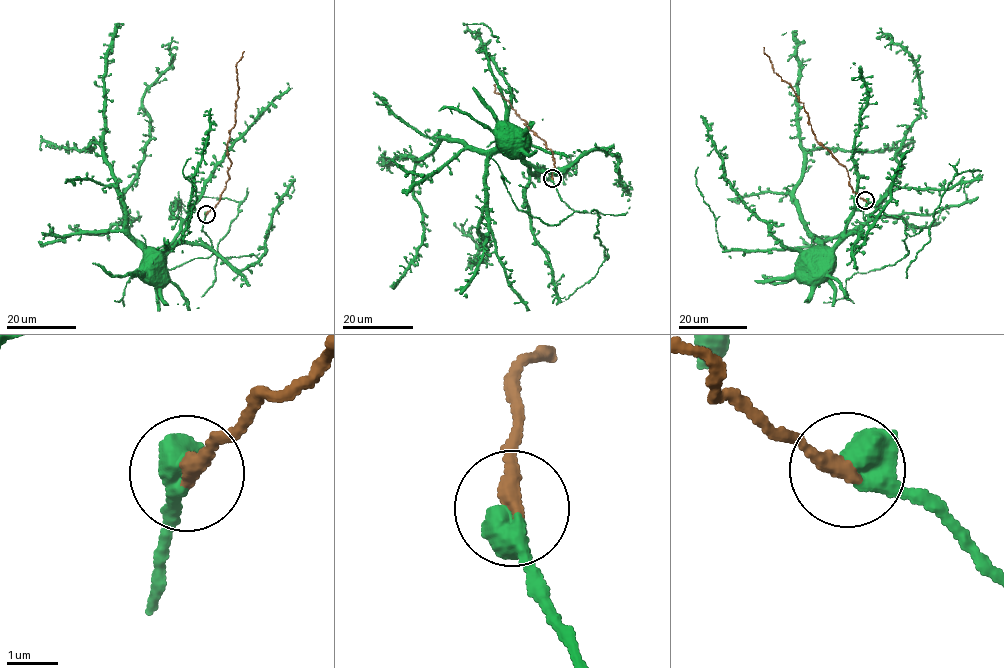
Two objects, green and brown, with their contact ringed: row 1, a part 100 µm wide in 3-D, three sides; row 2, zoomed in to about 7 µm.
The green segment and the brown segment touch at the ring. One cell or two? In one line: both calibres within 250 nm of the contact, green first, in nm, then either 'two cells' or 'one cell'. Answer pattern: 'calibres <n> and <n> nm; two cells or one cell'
calibres 650 and 340 nm; one cell

